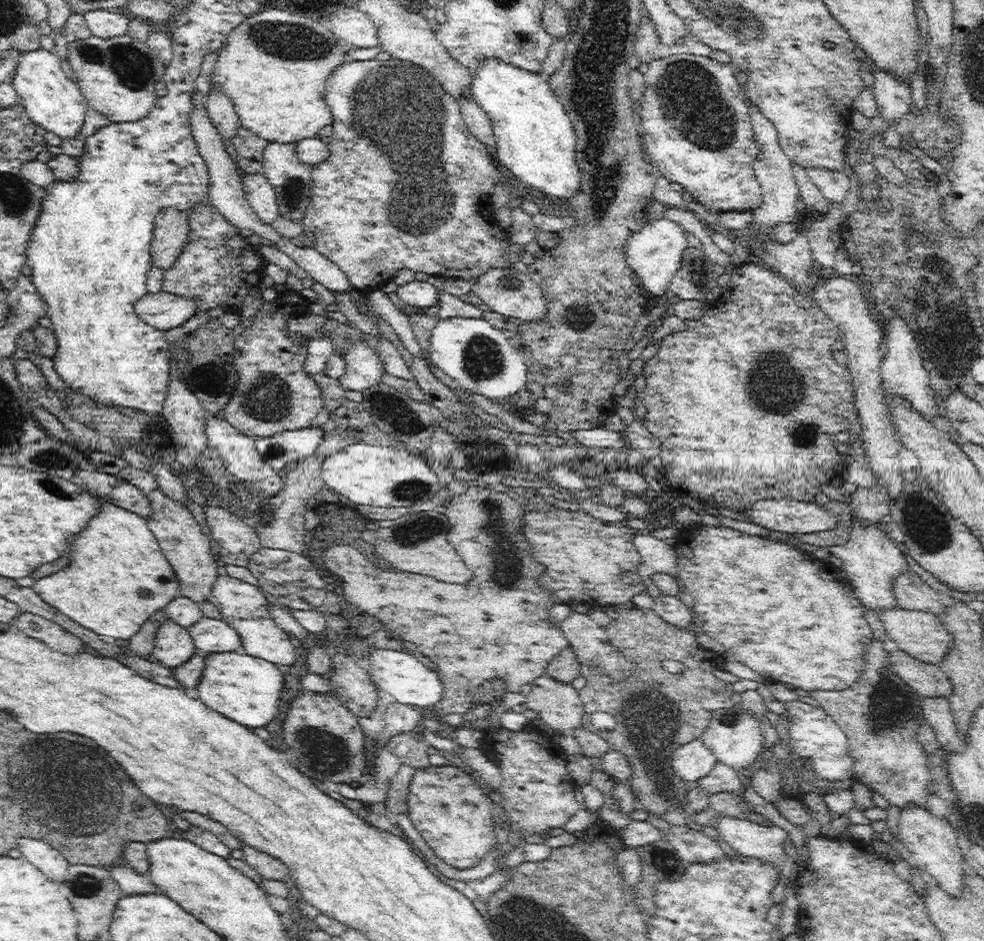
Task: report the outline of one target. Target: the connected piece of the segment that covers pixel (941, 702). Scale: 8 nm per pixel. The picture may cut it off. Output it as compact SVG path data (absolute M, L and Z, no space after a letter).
M946 696L922 697L922 710L940 746L944 747L952 738L956 738L957 728Z

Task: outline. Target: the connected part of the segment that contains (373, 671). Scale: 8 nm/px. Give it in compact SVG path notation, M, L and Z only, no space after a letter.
M371 648L368 650L371 680L376 684L377 690L387 692L396 699L396 703L422 706L426 708L438 704L442 700L442 681L437 672L426 667L416 656L407 650L386 650L382 648Z

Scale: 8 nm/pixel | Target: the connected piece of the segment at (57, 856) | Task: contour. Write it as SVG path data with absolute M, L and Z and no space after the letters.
M22 838L18 842L18 848L22 856L28 858L32 864L36 864L38 870L42 870L52 880L67 880L69 862L67 858L52 846L44 844L42 840Z

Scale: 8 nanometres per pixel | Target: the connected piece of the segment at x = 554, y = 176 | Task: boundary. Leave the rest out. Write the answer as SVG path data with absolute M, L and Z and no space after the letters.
M489 59L478 66L471 94L490 117L499 162L551 202L572 199L582 182L576 160L576 137L572 121L550 88L548 77Z

